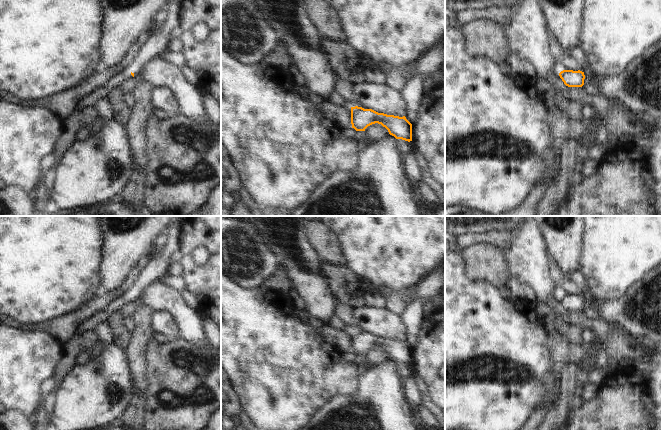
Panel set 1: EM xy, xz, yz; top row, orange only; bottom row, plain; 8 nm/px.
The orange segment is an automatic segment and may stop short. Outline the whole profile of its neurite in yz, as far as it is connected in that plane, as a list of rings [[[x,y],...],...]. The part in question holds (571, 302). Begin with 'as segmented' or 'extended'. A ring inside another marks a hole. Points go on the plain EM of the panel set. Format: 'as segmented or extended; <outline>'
as segmented; [[[563,294],[559,297],[560,302],[568,311],[582,311],[584,309],[584,296],[578,294]]]

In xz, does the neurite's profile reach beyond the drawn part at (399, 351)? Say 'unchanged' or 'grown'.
unchanged

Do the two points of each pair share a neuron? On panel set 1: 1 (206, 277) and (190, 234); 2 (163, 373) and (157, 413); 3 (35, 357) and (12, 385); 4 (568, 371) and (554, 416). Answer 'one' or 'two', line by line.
1: one
2: one
3: one
4: one

